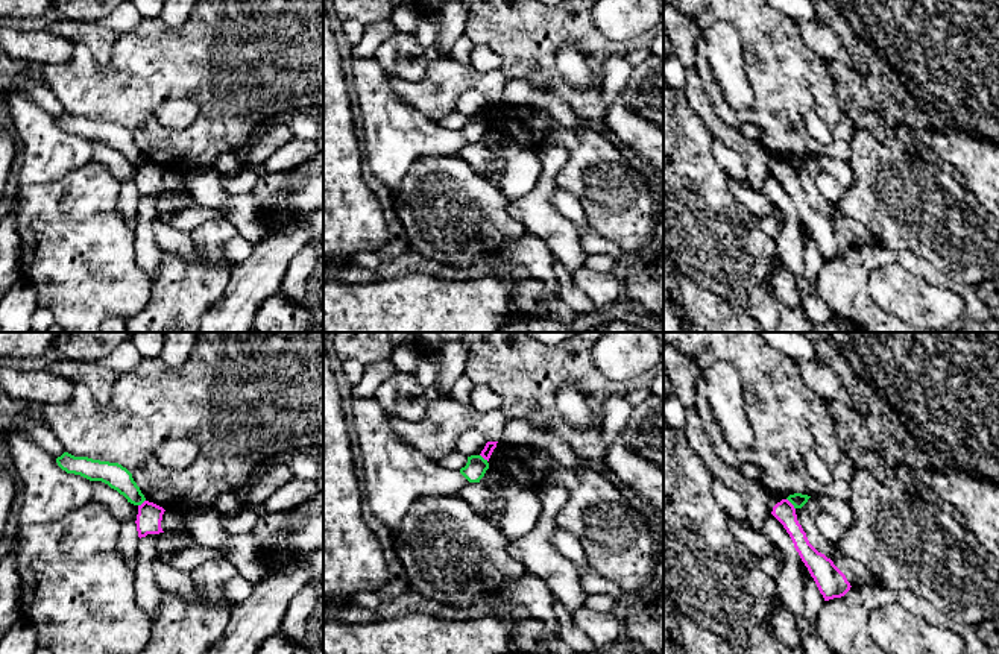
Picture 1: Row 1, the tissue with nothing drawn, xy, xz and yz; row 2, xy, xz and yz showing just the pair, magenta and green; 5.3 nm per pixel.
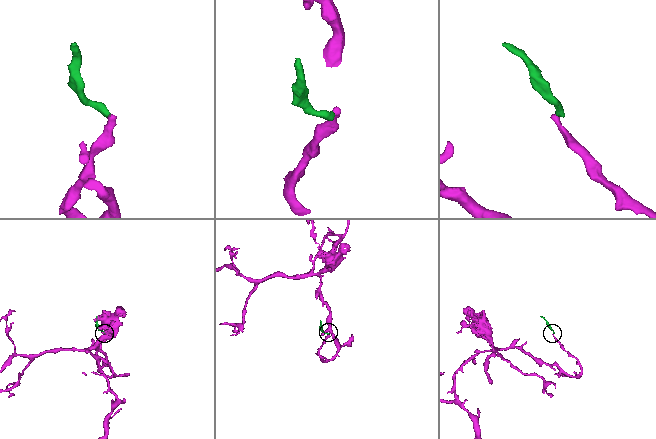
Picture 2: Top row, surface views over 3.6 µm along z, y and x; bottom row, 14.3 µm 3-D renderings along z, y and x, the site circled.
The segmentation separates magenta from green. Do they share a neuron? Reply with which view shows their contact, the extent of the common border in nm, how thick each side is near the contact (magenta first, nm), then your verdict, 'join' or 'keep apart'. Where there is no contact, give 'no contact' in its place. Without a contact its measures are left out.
contact in yz; length 80 nm; calibres 110 and 80 nm; keep apart

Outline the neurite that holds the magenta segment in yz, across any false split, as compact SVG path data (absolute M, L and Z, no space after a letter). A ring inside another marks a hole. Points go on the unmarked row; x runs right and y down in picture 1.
M782 159L773 167L771 175L789 194L796 211L808 228L824 261L844 256L852 247L850 243L830 219L809 203L806 193L797 181L794 165L788 159Z

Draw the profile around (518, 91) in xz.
M512 79L506 83L500 103L503 105L531 105L544 108L565 129L583 127L583 120L575 115L569 103L551 91L540 90L525 79Z

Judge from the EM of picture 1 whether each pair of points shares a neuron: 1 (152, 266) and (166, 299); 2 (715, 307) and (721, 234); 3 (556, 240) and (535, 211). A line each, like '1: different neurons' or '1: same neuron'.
1: different neurons
2: different neurons
3: same neuron

